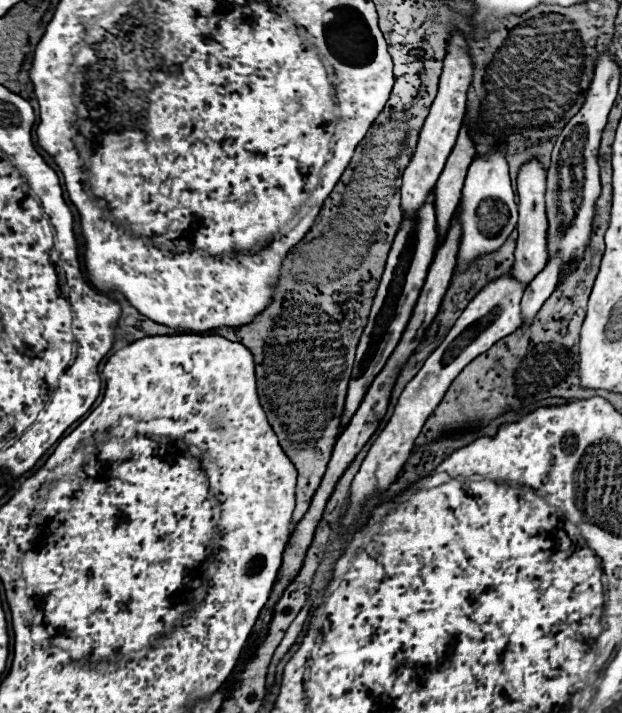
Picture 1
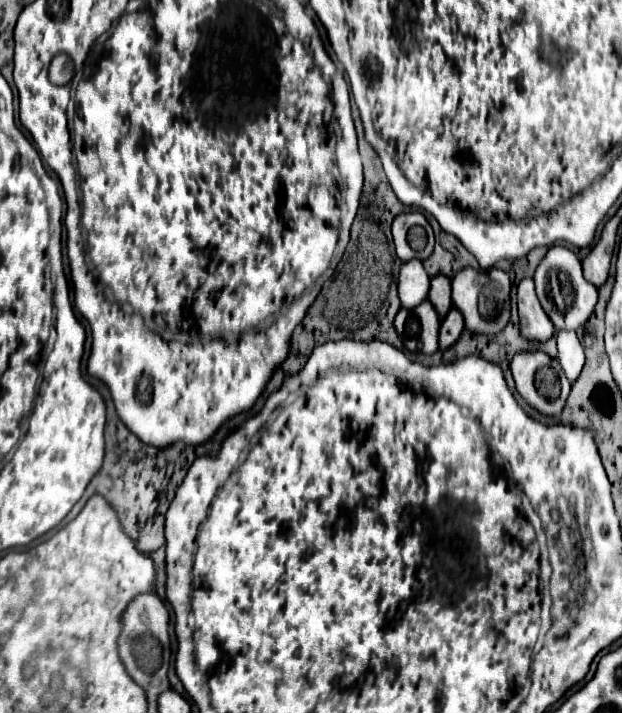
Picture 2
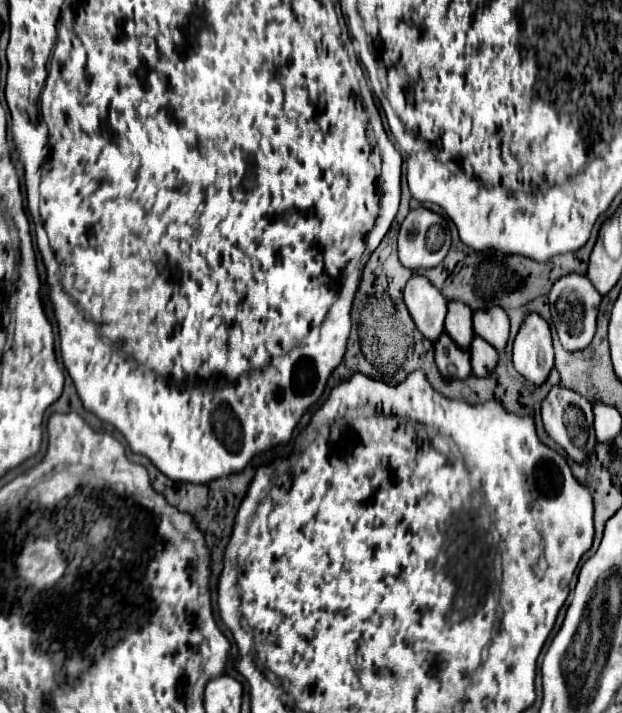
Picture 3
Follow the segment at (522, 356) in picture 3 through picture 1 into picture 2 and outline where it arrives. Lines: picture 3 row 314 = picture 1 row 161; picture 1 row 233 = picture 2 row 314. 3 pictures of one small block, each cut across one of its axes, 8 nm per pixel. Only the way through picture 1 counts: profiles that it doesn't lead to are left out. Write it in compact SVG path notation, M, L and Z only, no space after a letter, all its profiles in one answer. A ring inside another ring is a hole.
M524 278L518 284L518 316L520 316L520 332L526 340L546 342L552 338L554 324L546 316L544 308L538 304L532 278Z

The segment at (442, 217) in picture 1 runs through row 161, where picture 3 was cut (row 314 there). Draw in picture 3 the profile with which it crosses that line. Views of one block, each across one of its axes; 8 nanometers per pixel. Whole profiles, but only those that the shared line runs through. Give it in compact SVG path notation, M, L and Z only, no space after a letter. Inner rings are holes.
M450 302L448 304L448 314L446 314L446 334L460 346L460 348L470 348L470 340L474 340L474 330L472 330L472 310L462 304L462 302Z

